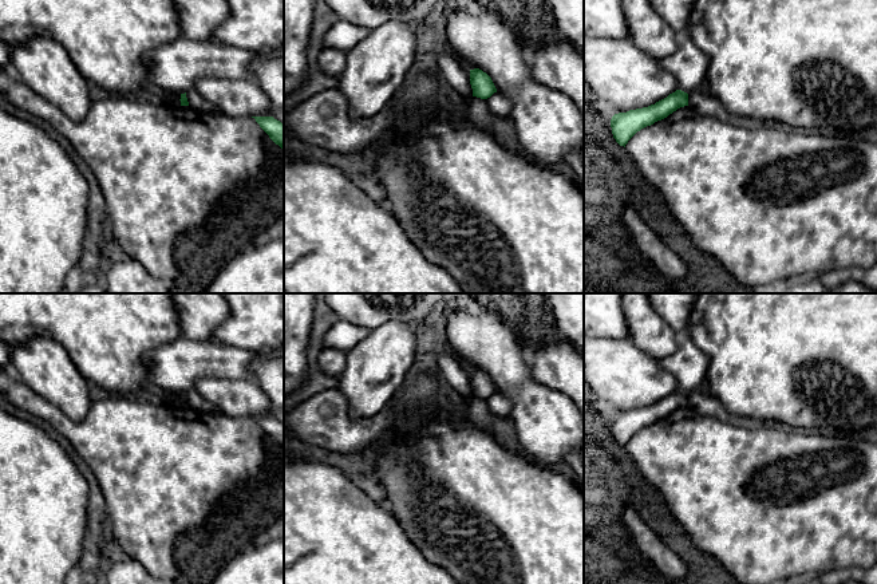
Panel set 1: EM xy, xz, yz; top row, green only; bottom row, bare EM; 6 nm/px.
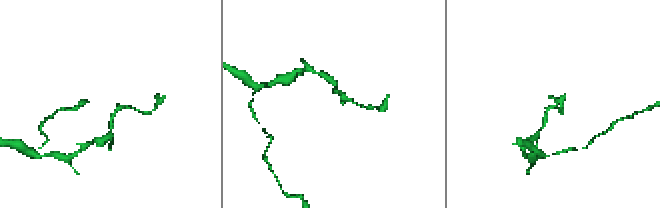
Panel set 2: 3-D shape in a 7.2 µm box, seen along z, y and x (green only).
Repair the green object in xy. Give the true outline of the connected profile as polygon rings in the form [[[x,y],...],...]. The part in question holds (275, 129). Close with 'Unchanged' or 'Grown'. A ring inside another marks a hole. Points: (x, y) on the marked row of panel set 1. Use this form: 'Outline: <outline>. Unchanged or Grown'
Outline: [[[252,117],[260,127],[269,135],[269,138],[284,149],[284,123],[273,117]]]. Unchanged

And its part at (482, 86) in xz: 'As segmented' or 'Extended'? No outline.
As segmented

